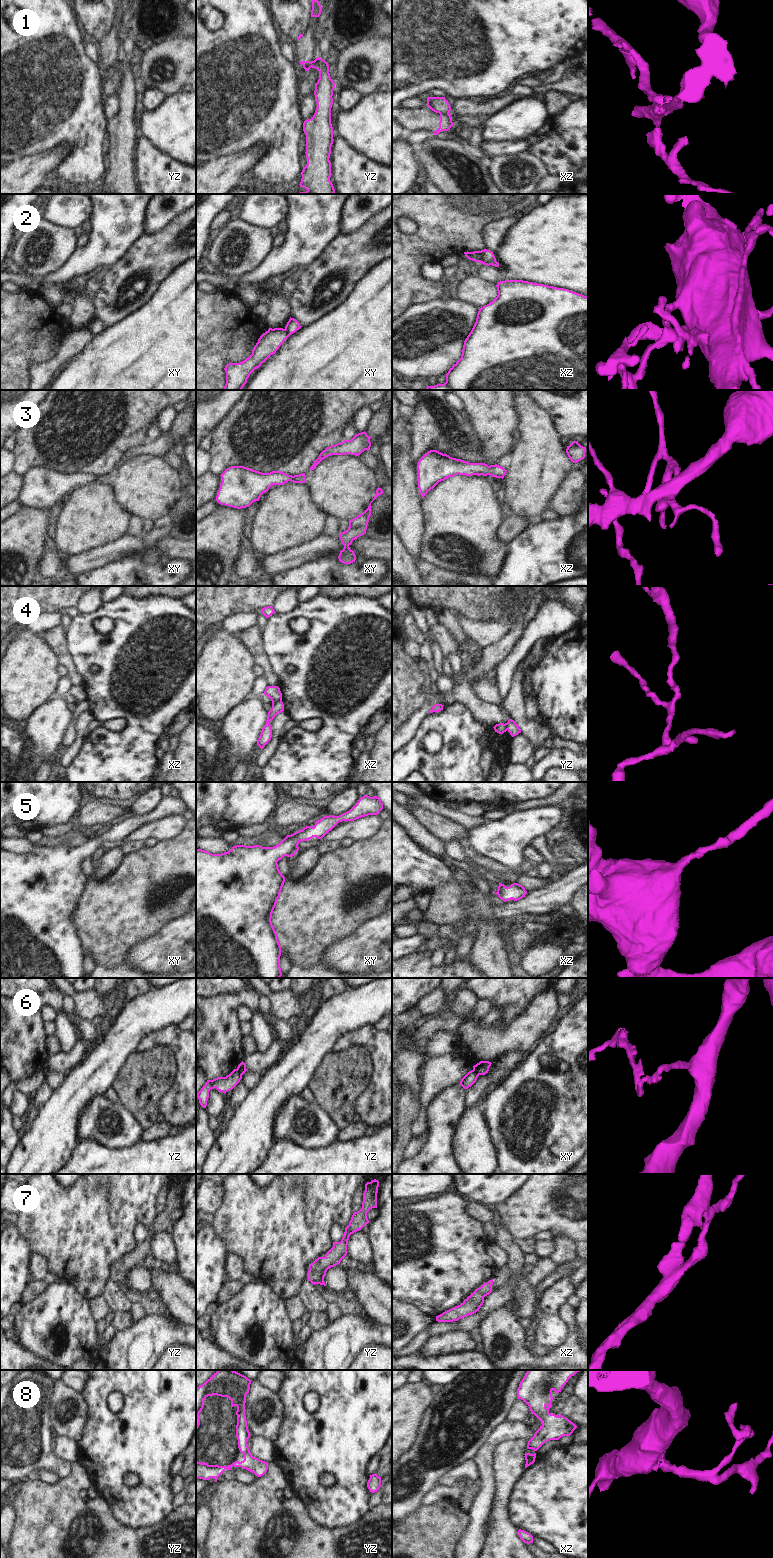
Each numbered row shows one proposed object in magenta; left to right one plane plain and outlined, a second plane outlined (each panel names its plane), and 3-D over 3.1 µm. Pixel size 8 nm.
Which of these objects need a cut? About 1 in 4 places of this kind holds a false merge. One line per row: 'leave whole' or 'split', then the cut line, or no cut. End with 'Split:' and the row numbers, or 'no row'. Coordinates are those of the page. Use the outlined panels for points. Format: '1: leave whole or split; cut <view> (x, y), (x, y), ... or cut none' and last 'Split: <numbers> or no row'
1: split; cut xz (448, 112), (440, 115)
2: split; cut xz (485, 249), (479, 261)
3: leave whole; cut none
4: split; cut xz (281, 699), (272, 703)
5: leave whole; cut none
6: split; cut yz (236, 1069), (241, 1075)
7: leave whole; cut none
8: leave whole; cut none
Split: 1, 2, 4, 6

